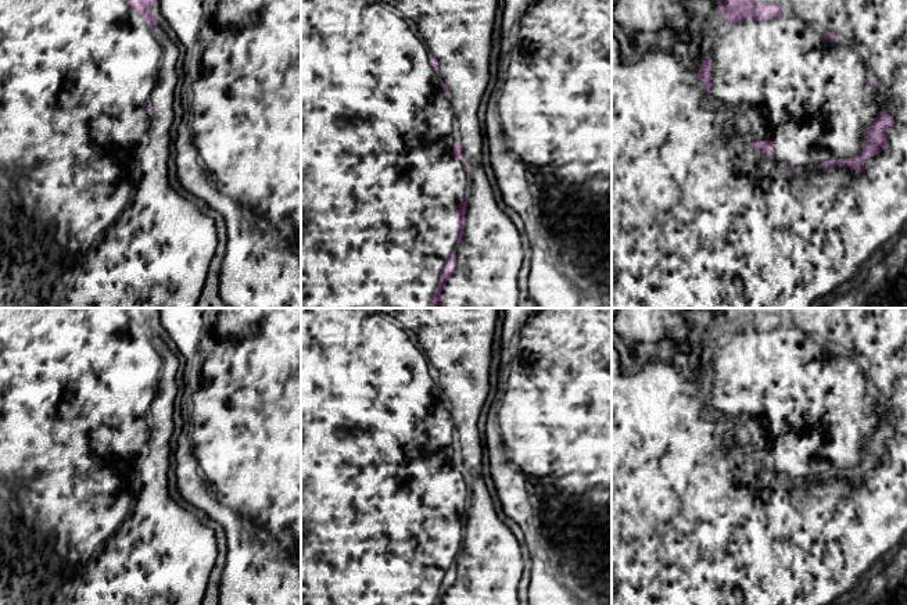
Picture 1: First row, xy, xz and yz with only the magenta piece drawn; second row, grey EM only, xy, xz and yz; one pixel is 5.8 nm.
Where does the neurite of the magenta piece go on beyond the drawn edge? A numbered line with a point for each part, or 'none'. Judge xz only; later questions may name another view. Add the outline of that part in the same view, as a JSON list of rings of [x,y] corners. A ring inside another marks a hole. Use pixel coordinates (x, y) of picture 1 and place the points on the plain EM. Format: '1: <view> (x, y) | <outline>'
1: xz (380, 497) | [[[301,308],[301,605],[434,605],[448,568],[456,563],[456,580],[441,605],[519,605],[519,581],[523,573],[521,545],[512,530],[498,518],[483,475],[483,443],[477,422],[490,393],[490,362],[496,308]],[[454,452],[462,457],[462,472],[454,468]],[[467,509],[462,552],[456,554],[456,520]]]

